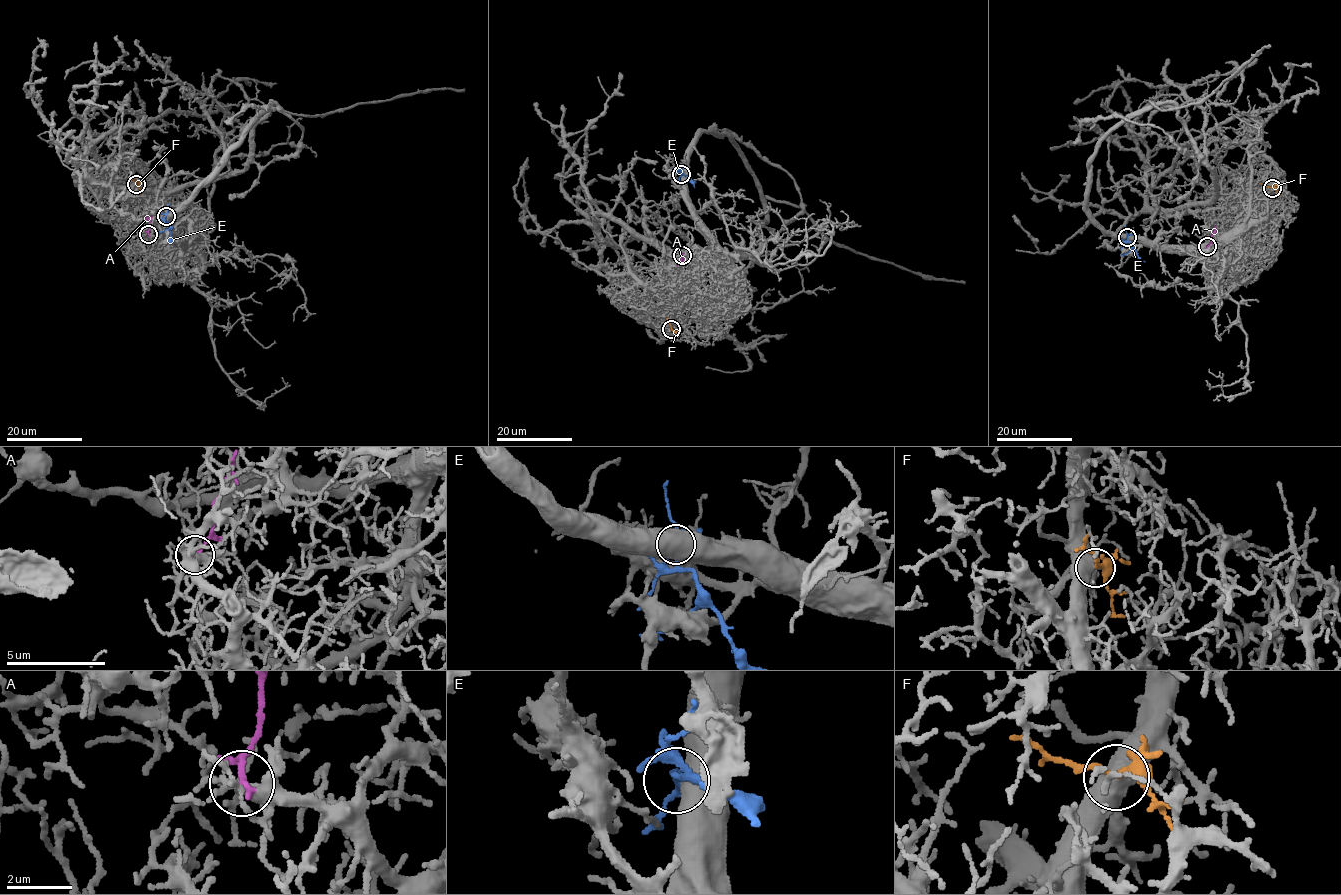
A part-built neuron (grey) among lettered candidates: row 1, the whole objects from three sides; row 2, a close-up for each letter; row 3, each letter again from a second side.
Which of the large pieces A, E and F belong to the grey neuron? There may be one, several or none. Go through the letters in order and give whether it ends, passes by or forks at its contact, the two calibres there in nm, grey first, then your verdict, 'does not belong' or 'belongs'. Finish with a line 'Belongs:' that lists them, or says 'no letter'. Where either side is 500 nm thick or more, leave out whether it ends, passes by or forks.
A: it ends there; 280 nm thick on the grey side, 190 nm on the other; does not belong
E: 750 nm thick on the grey side, 140 nm on the other; does not belong
F: 700 nm thick on the grey side, 180 nm on the other; belongs
Belongs: F

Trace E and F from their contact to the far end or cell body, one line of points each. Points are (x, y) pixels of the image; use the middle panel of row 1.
E: (681, 174), (689, 176), (694, 187)
F: (671, 329), (667, 317)

